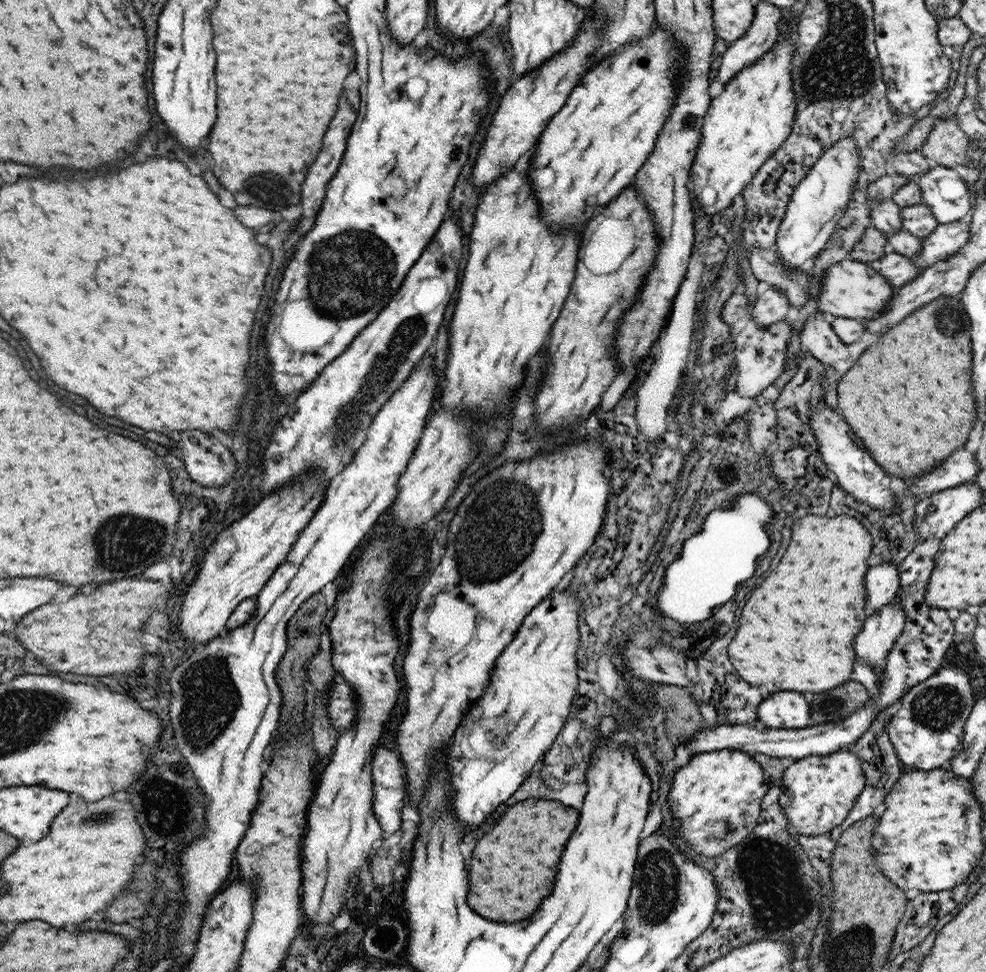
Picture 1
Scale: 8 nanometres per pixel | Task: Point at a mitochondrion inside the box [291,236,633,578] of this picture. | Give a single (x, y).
(350, 419)

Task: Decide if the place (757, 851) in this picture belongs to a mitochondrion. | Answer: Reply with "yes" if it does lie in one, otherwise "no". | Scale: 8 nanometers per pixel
yes

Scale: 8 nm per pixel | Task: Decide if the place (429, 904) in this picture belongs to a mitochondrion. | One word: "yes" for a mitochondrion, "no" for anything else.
no

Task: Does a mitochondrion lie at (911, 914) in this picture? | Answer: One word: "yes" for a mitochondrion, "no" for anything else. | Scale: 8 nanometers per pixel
no

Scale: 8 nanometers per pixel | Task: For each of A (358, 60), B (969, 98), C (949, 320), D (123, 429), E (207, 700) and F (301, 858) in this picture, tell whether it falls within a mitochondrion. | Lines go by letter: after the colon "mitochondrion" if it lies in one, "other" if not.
A: other
B: other
C: mitochondrion
D: other
E: mitochondrion
F: other

